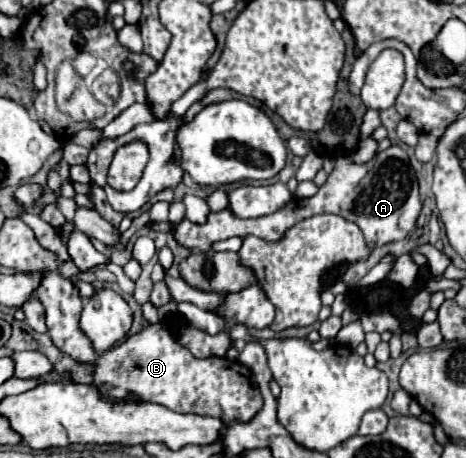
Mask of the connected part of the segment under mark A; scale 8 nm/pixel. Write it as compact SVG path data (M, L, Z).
M389 147L385 151L381 151L379 155L375 155L369 163L367 163L367 171L365 165L353 165L349 161L349 157L339 157L337 165L333 169L333 173L329 175L327 183L323 187L319 187L317 195L309 197L309 199L293 199L289 201L283 209L265 215L265 217L257 217L257 219L239 219L235 217L229 209L223 209L219 213L209 213L209 221L205 221L205 225L193 225L191 221L179 221L179 223L147 223L147 229L153 231L173 231L177 243L185 249L195 249L195 251L209 251L213 243L221 241L221 239L229 239L229 237L247 237L247 235L255 235L261 237L265 241L277 241L281 239L281 235L295 223L313 217L317 213L335 213L341 215L353 223L357 223L365 235L365 243L369 245L369 249L377 247L377 245L385 245L391 241L399 241L405 239L407 233L413 229L413 225L417 223L419 215L421 215L421 197L419 197L419 183L415 177L415 171L409 163L407 153L401 147Z

